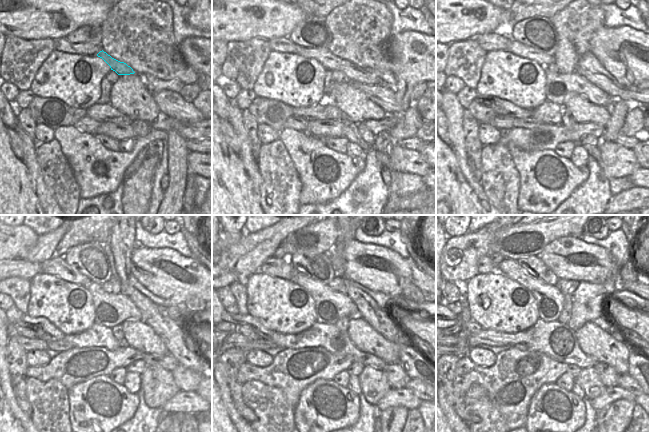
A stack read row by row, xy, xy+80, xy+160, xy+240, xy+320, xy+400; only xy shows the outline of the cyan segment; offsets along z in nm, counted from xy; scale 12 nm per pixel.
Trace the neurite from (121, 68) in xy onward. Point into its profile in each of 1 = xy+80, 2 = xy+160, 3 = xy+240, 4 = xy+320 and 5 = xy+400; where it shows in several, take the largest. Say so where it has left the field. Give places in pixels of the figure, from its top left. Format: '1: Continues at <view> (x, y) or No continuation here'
1: Continues at xy+80 (331, 62)
2: Continues at xy+160 (633, 95)
3: Continues at xy+240 (57, 266)
4: Continues at xy+320 (273, 266)
5: Continues at xy+400 (485, 266).

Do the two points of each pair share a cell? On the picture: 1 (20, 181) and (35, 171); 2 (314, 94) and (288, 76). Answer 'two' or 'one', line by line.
1: two
2: one

